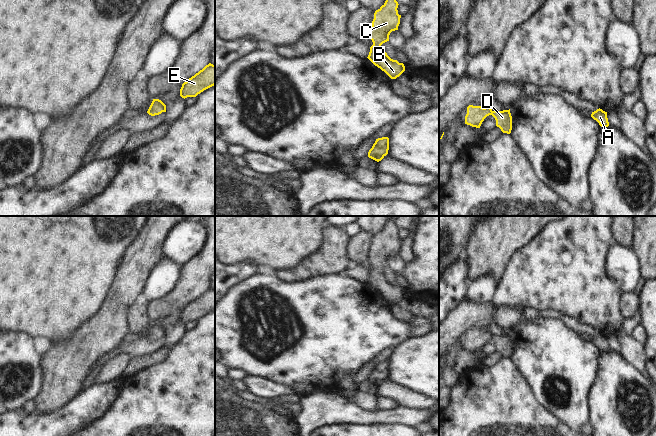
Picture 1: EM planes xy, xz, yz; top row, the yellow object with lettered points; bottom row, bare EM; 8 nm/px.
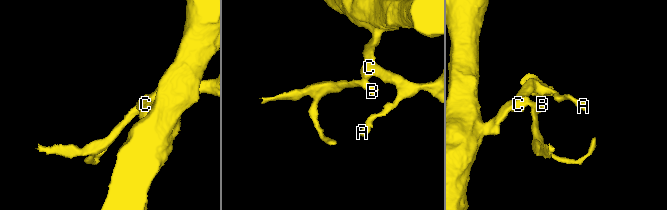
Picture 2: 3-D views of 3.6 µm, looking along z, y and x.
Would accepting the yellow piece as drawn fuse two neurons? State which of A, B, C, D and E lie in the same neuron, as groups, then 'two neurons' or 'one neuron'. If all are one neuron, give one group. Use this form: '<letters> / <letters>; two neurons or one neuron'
A B C D E; one neuron

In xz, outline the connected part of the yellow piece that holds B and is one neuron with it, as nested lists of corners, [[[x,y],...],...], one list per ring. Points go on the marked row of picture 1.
[[[386,0],[375,11],[369,34],[373,45],[370,47],[367,58],[391,79],[396,79],[405,71],[404,64],[391,59],[381,46],[383,43],[389,41],[389,35],[392,31],[398,30],[401,18],[397,10],[398,5],[396,0]]]

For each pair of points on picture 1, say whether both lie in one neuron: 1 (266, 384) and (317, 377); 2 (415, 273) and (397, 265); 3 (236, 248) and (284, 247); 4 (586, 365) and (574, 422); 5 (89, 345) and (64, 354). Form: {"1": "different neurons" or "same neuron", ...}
{"1": "different neurons", "2": "different neurons", "3": "same neuron", "4": "same neuron", "5": "same neuron"}

